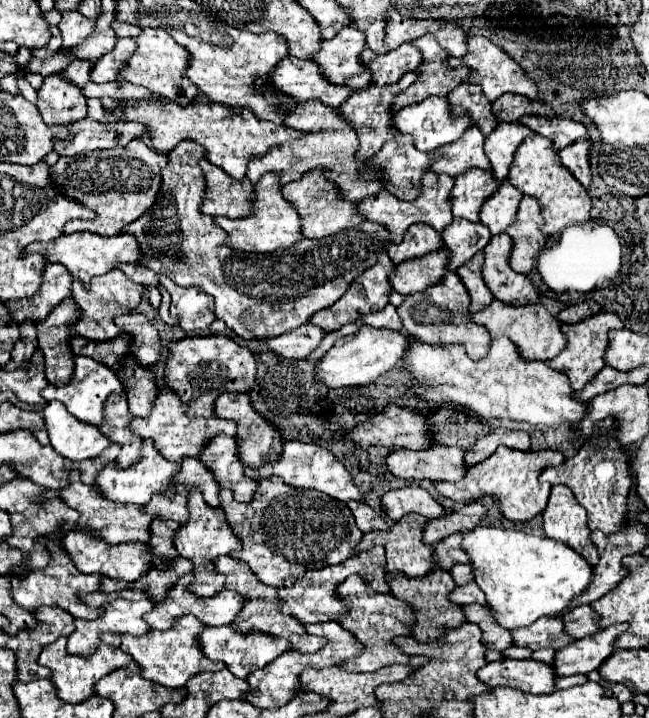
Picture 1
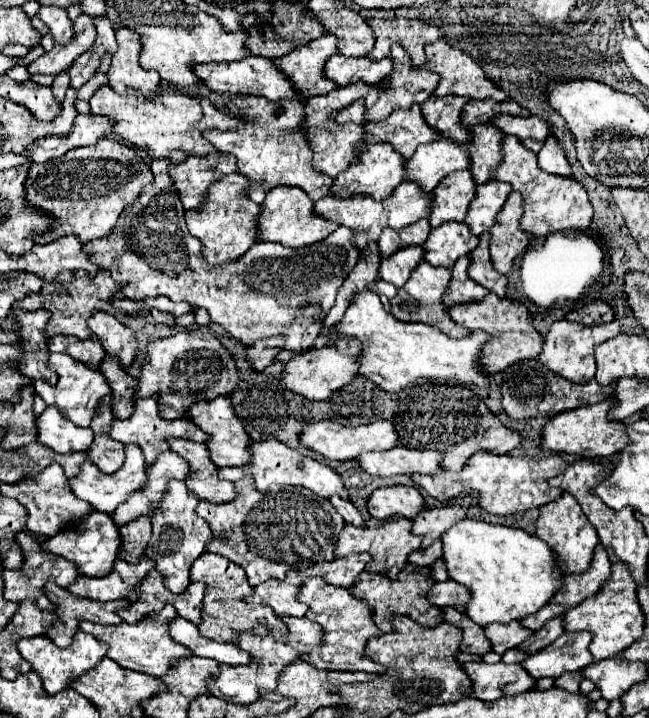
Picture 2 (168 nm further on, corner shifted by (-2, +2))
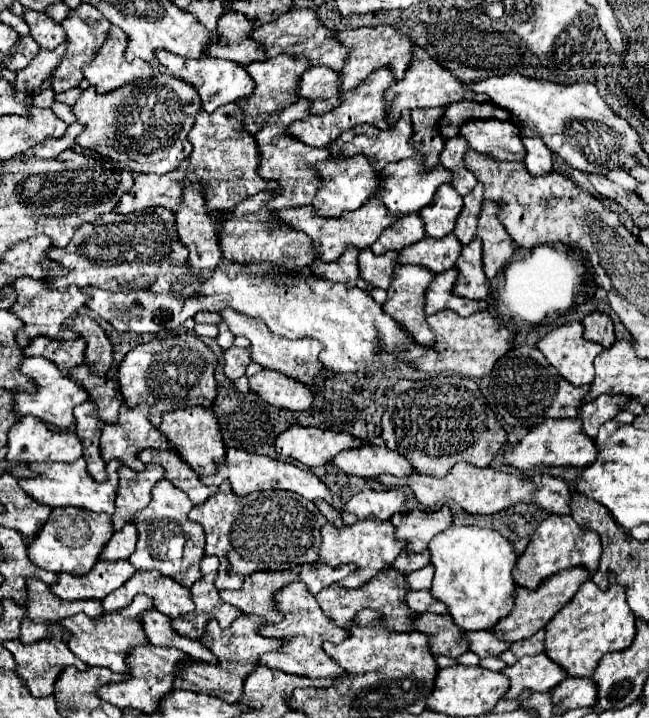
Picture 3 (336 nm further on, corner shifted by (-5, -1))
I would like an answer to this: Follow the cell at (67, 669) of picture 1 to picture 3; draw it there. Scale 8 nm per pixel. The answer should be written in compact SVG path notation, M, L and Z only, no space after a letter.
M54 624L54 630L50 632L48 638L42 638L40 642L32 642L32 644L22 644L20 640L6 640L4 642L4 648L12 652L14 660L16 660L16 674L18 678L28 686L30 694L32 696L50 696L52 694L52 686L54 686L54 680L58 678L58 674L66 668L66 666L76 666L80 670L86 670L88 666L76 658L70 648L66 646L66 640L60 638L62 634L62 628L58 624Z

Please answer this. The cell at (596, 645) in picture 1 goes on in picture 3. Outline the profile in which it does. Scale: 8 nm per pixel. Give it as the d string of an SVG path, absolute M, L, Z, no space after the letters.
M546 654L524 656L512 668L508 666L502 672L510 678L510 688L504 694L506 700L516 700L524 690L546 692L566 678L566 672L546 658Z

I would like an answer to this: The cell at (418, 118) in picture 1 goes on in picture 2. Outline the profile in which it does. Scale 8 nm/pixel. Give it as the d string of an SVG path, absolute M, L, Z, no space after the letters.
M415 103L409 109L397 109L383 121L367 123L367 143L393 143L393 147L409 159L421 143L431 143L441 137L439 131L433 131L421 115L421 107Z

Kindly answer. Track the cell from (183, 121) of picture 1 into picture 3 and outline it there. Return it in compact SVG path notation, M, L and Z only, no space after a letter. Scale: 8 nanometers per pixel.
M158 68L152 78L120 86L120 90L108 94L96 94L96 90L88 86L72 106L76 122L84 126L76 144L84 150L92 150L104 158L120 162L124 170L166 174L190 156L192 144L186 136L192 130L200 108L198 92L192 90L192 86Z

